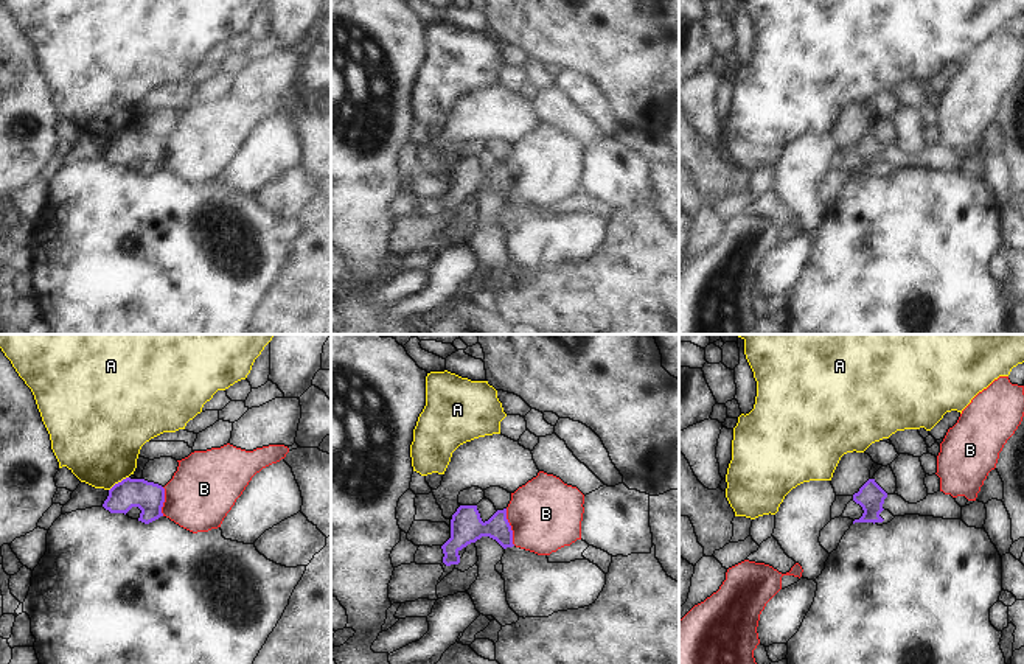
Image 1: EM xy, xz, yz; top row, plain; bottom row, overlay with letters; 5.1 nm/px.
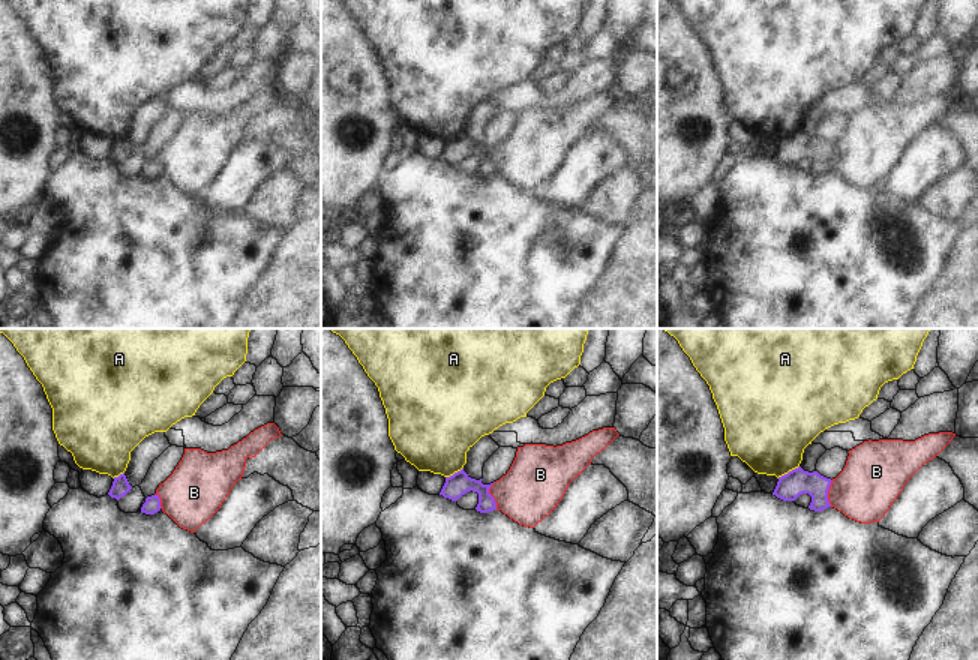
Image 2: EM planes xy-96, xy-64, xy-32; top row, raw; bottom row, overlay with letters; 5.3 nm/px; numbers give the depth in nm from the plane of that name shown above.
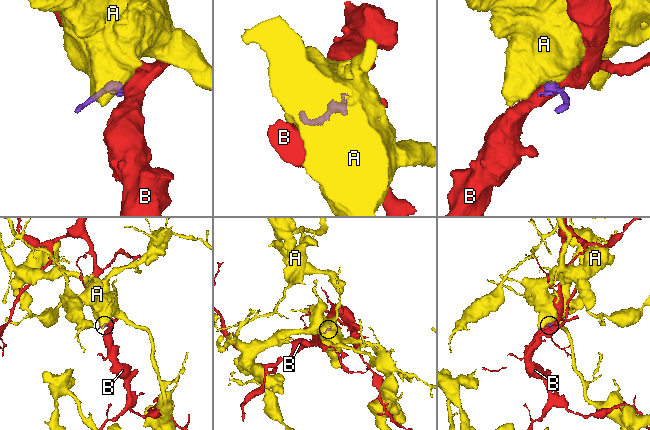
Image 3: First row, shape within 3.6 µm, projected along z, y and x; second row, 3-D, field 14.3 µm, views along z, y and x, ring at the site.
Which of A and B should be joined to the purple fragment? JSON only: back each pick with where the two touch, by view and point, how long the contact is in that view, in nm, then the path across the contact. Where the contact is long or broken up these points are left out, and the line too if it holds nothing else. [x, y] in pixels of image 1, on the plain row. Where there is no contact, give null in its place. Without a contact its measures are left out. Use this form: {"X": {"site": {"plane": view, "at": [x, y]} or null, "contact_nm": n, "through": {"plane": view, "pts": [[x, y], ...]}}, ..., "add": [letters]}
{"B": {"site": {"plane": "xz", "at": [510, 179]}, "contact_nm": 200, "through": {"plane": "xz", "pts": [[466, 178], [510, 179], [533, 173], [546, 165]]}}, "add": ["B"]}

